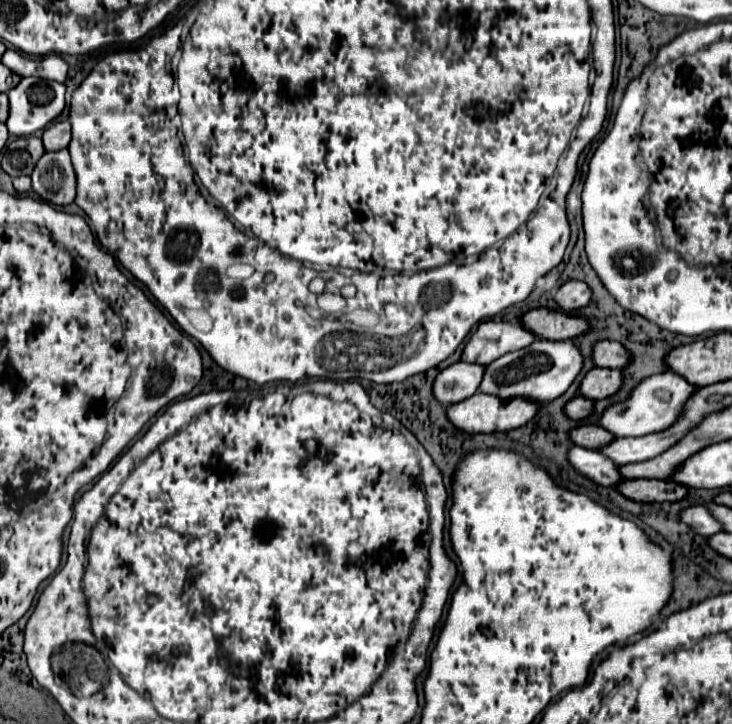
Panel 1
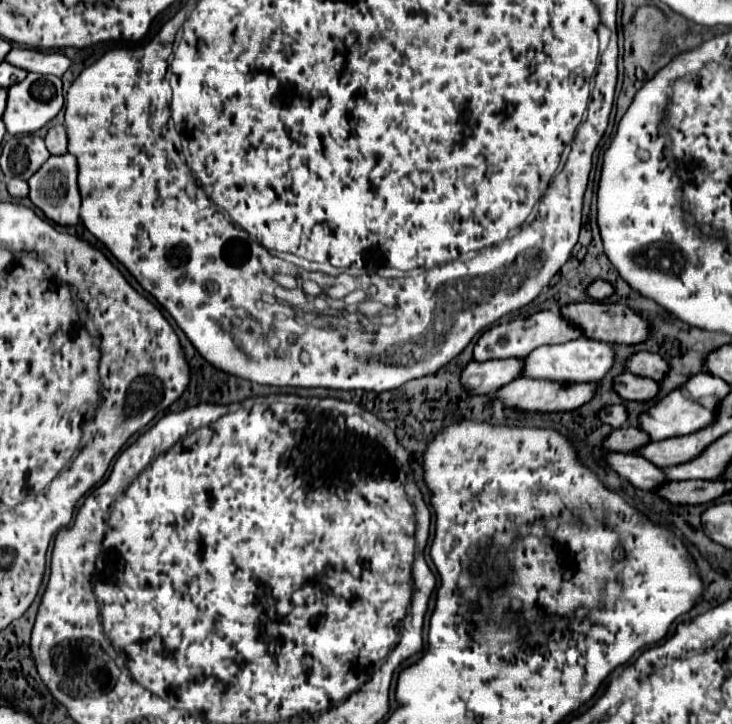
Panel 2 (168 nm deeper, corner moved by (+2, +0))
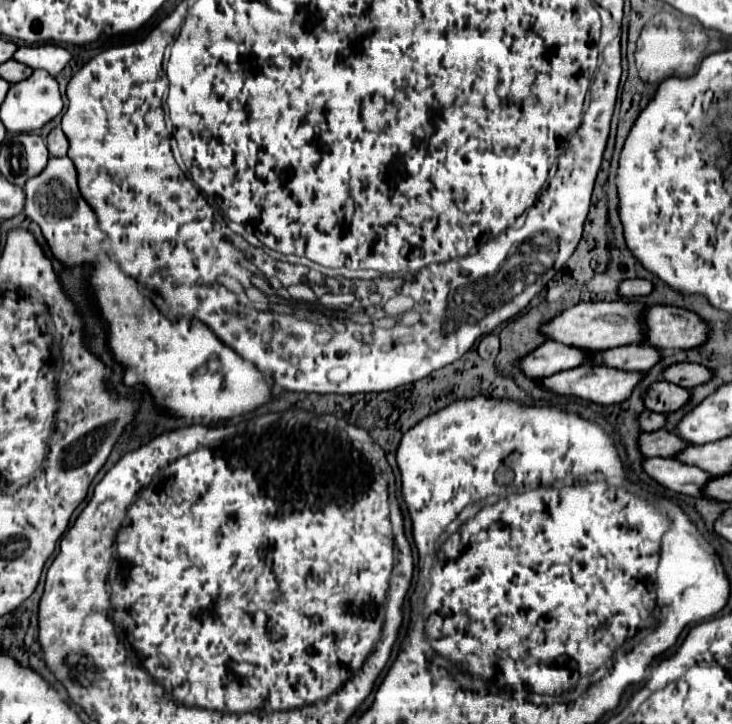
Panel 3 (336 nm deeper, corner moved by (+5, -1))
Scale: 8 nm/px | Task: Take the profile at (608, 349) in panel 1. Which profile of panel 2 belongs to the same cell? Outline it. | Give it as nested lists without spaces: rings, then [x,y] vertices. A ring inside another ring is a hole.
[[[639,351],[627,357],[625,369],[639,377],[649,377],[653,381],[661,381],[661,377],[667,373],[667,363],[657,355],[649,351]]]

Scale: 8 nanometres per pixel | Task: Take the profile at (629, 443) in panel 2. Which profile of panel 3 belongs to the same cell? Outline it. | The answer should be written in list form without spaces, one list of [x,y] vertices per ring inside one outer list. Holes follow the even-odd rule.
[[[668,430],[640,434],[640,450],[646,458],[652,458],[652,456],[676,458],[688,446],[690,446],[690,442],[684,442],[684,438],[680,438]]]

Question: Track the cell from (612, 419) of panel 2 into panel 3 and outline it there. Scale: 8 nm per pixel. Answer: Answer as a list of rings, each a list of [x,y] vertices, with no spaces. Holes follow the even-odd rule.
[[[646,410],[646,412],[642,412],[642,416],[640,416],[640,426],[642,426],[644,432],[660,430],[660,428],[664,428],[664,424],[666,424],[666,416],[664,416],[664,414]]]

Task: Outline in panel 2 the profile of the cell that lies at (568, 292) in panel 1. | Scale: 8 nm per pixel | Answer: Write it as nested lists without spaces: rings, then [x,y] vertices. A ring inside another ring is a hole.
[[[595,279],[591,285],[587,285],[585,293],[593,299],[593,301],[603,301],[605,297],[609,297],[613,293],[613,287],[607,283],[607,281],[601,281],[601,279]]]

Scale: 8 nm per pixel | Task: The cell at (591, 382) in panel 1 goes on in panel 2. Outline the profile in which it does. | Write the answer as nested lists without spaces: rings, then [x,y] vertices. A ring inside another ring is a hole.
[[[621,373],[613,379],[613,389],[623,401],[649,401],[657,395],[659,383],[631,373]]]

